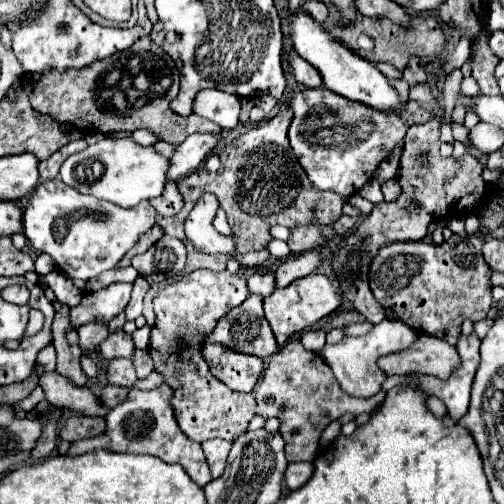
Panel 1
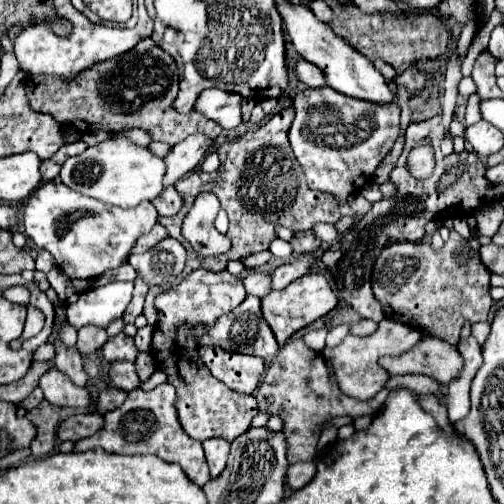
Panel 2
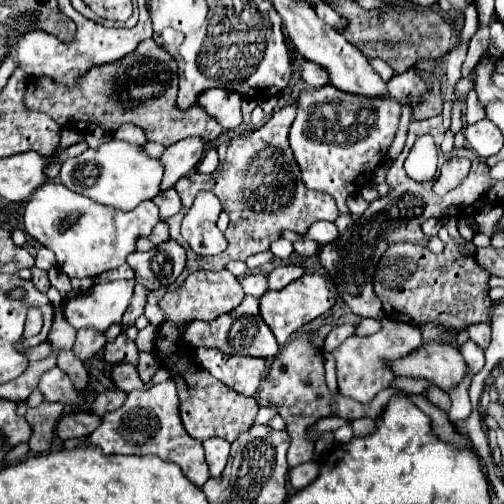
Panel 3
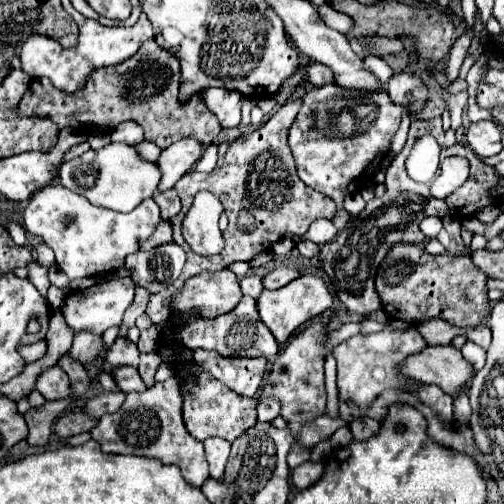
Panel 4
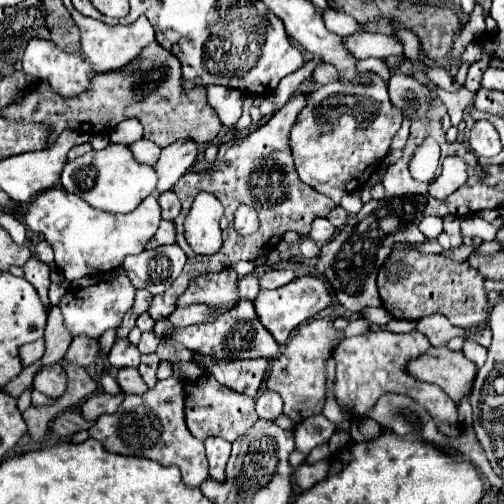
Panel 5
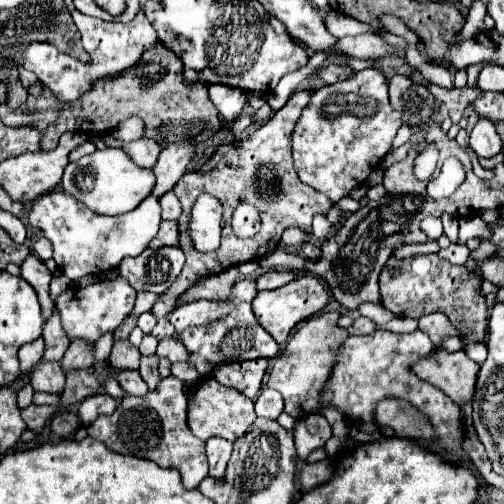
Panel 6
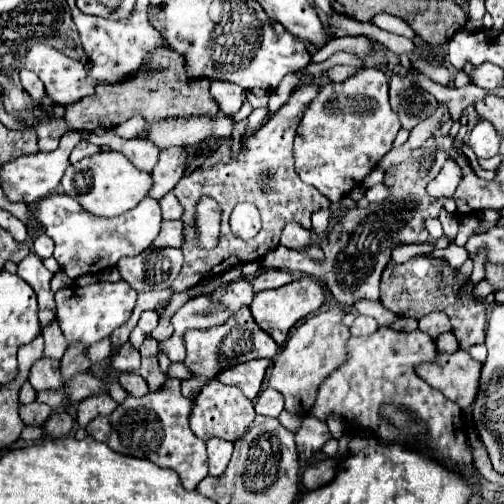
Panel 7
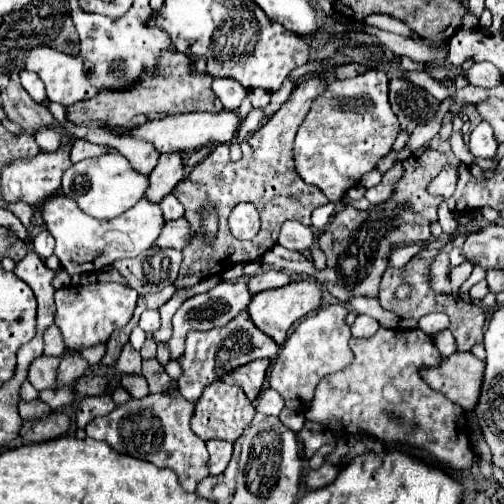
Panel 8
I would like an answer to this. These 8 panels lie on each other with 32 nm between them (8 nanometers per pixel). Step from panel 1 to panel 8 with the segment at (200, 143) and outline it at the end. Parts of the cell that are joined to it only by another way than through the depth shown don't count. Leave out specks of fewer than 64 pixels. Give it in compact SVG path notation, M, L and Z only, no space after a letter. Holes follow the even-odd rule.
M180 152L160 154L156 168L150 174L150 188L146 198L152 202L160 202L166 194L174 190L174 186L184 178L184 160Z

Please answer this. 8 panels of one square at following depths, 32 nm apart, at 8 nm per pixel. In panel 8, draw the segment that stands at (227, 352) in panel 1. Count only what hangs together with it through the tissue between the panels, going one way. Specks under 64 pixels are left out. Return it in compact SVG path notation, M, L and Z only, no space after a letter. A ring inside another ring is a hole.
M254 360L252 364L244 364L244 366L228 372L228 376L224 376L224 382L240 386L244 390L244 394L250 400L254 400L260 394L268 366L270 366L270 360Z

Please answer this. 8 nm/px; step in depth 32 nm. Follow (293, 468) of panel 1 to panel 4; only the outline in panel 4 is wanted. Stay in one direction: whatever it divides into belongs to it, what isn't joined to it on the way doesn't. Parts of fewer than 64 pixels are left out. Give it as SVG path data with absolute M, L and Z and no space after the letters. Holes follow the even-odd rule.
M304 462L300 466L294 468L292 472L292 484L298 488L298 490L304 490L308 486L312 486L324 472L324 464L322 462Z

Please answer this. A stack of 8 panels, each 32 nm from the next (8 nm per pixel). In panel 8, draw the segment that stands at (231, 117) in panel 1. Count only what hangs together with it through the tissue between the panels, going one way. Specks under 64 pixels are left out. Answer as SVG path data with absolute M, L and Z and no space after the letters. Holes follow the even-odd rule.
M214 78L212 92L228 112L236 112L242 100L246 98L246 88L242 88L236 80L226 80L226 78Z

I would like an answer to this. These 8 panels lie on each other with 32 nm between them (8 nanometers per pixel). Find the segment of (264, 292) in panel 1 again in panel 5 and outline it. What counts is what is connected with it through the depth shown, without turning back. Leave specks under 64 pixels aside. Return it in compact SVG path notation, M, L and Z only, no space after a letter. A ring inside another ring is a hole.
M250 274L250 276L244 276L240 282L238 282L238 294L240 298L248 298L248 300L254 300L260 292L260 284L258 284L258 276Z

